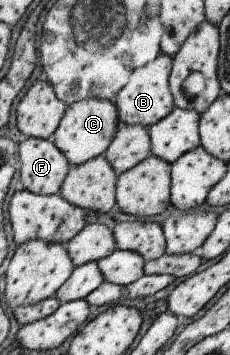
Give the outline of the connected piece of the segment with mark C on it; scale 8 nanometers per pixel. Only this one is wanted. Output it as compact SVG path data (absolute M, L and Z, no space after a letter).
M86 98L67 106L58 130L51 139L71 165L79 166L104 155L116 135L119 122L117 107L113 102Z

